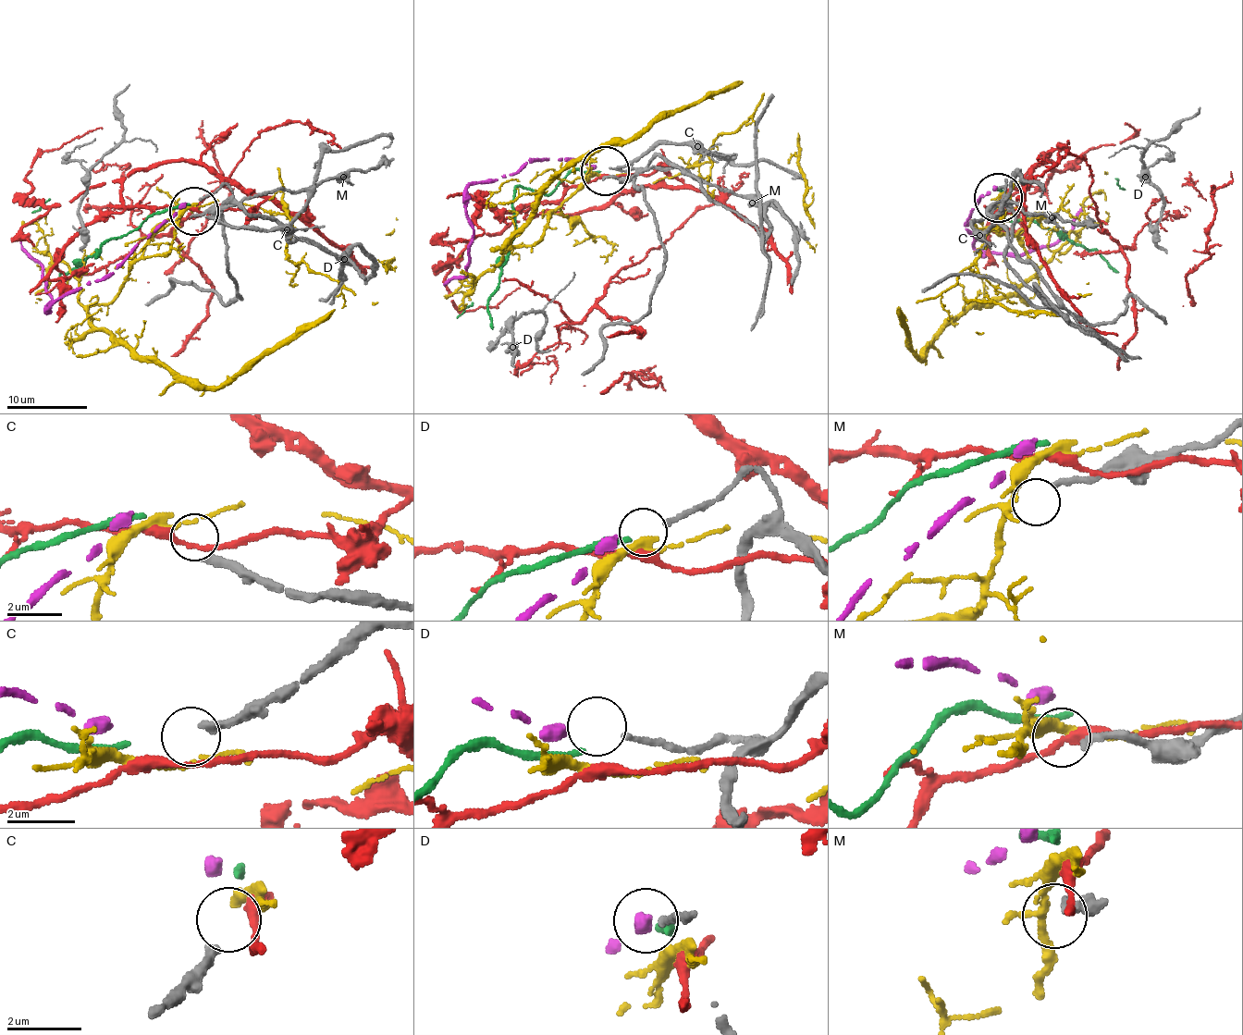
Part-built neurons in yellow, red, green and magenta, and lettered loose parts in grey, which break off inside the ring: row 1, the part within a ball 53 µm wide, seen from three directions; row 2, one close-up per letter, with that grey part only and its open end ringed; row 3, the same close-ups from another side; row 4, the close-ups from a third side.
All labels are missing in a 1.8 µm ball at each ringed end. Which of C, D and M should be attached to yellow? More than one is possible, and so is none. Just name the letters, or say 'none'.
none

